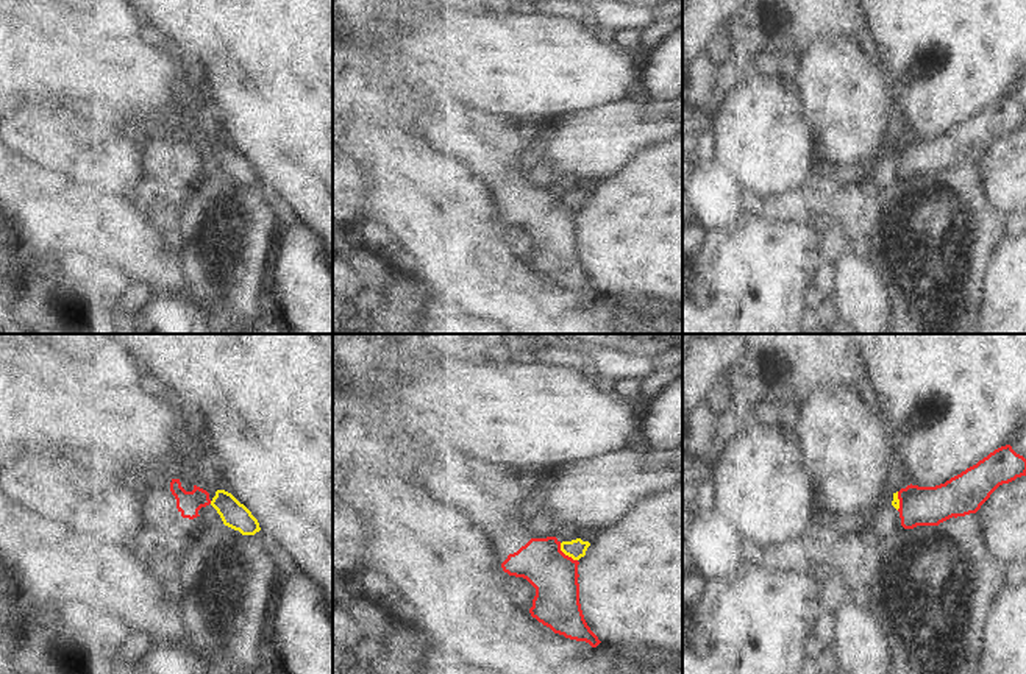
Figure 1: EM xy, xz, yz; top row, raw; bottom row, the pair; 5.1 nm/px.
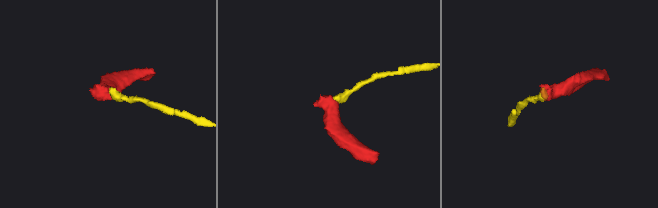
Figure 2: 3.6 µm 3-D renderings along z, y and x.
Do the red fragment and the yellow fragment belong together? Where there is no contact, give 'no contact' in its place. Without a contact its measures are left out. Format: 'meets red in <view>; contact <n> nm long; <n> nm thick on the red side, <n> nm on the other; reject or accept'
meets red in xz; contact 130 nm long; 240 nm thick on the red side, 100 nm on the other; reject

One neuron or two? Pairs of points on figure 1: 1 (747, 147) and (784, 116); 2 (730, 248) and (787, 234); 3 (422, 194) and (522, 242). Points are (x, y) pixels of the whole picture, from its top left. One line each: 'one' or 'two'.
1: one
2: one
3: two

